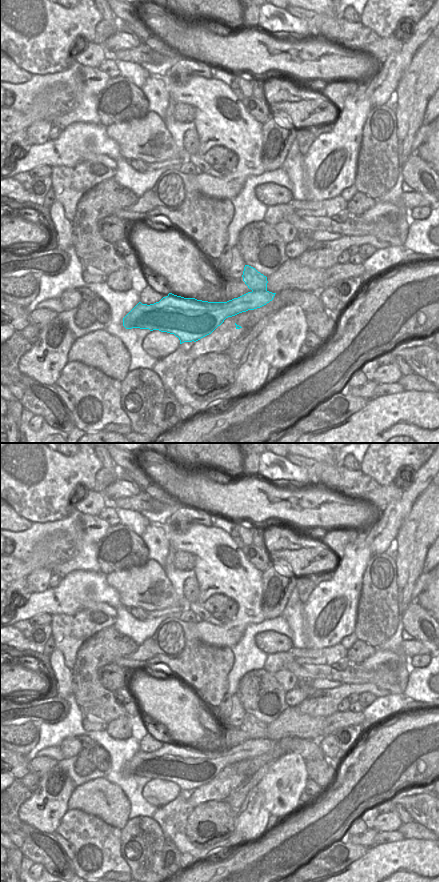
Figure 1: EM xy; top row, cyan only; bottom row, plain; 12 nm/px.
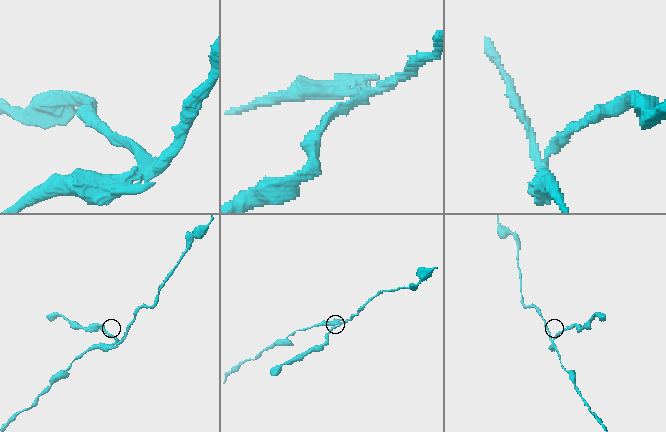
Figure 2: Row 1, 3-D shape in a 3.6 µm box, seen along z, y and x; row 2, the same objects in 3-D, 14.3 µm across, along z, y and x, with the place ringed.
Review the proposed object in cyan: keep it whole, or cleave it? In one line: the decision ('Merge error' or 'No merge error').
Merge error.

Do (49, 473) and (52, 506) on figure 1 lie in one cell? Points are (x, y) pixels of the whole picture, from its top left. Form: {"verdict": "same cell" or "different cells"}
{"verdict": "same cell"}

